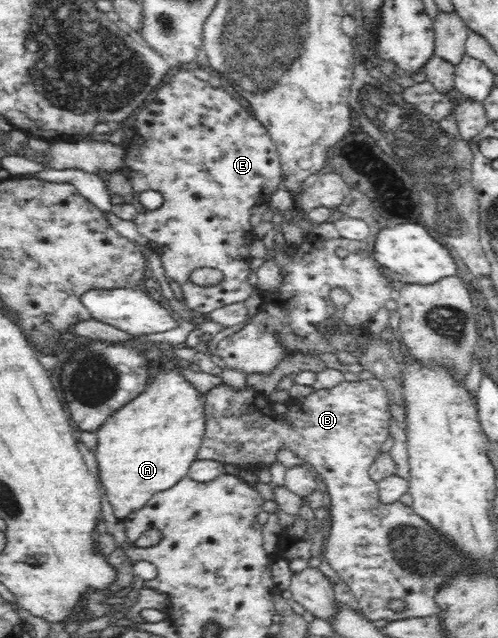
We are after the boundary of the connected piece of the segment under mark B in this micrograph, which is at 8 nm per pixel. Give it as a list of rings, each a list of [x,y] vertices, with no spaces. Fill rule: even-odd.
[[[376,377],[370,378],[367,380],[359,381],[342,381],[340,384],[333,386],[332,388],[326,388],[322,390],[316,390],[310,396],[305,396],[304,398],[289,398],[287,401],[287,417],[282,419],[272,408],[274,402],[270,399],[270,396],[267,397],[256,391],[253,387],[247,385],[241,391],[236,391],[229,385],[225,383],[220,384],[220,386],[214,386],[212,390],[204,395],[204,406],[206,408],[206,434],[202,439],[202,444],[200,445],[197,458],[198,460],[215,460],[221,462],[222,464],[234,463],[240,468],[249,468],[250,470],[261,470],[262,466],[259,465],[260,462],[266,463],[268,468],[271,464],[278,461],[277,452],[284,447],[292,450],[300,457],[306,465],[312,468],[315,472],[318,472],[319,476],[322,476],[323,482],[326,483],[327,490],[330,494],[330,512],[331,524],[330,532],[326,535],[328,542],[325,544],[324,553],[322,557],[328,562],[330,567],[337,572],[339,578],[346,582],[350,587],[350,590],[355,597],[355,600],[359,602],[361,612],[365,615],[366,618],[370,620],[400,620],[407,619],[412,617],[425,617],[432,616],[439,613],[439,608],[437,607],[437,601],[435,596],[437,595],[437,590],[450,578],[453,577],[456,573],[473,573],[473,570],[478,568],[478,563],[468,559],[468,556],[461,554],[455,548],[455,544],[451,540],[447,540],[445,536],[442,536],[439,532],[436,532],[435,528],[432,528],[421,516],[418,516],[413,507],[404,505],[401,501],[396,500],[396,502],[390,502],[390,504],[384,504],[379,499],[378,494],[378,485],[369,477],[369,468],[371,464],[376,459],[376,456],[379,454],[378,450],[382,446],[383,442],[386,442],[386,439],[389,438],[389,426],[390,420],[392,419],[391,413],[389,412],[389,400],[386,394],[386,389],[384,388],[383,382]],[[390,600],[404,600],[407,606],[403,611],[394,611],[388,607],[388,602]]]

